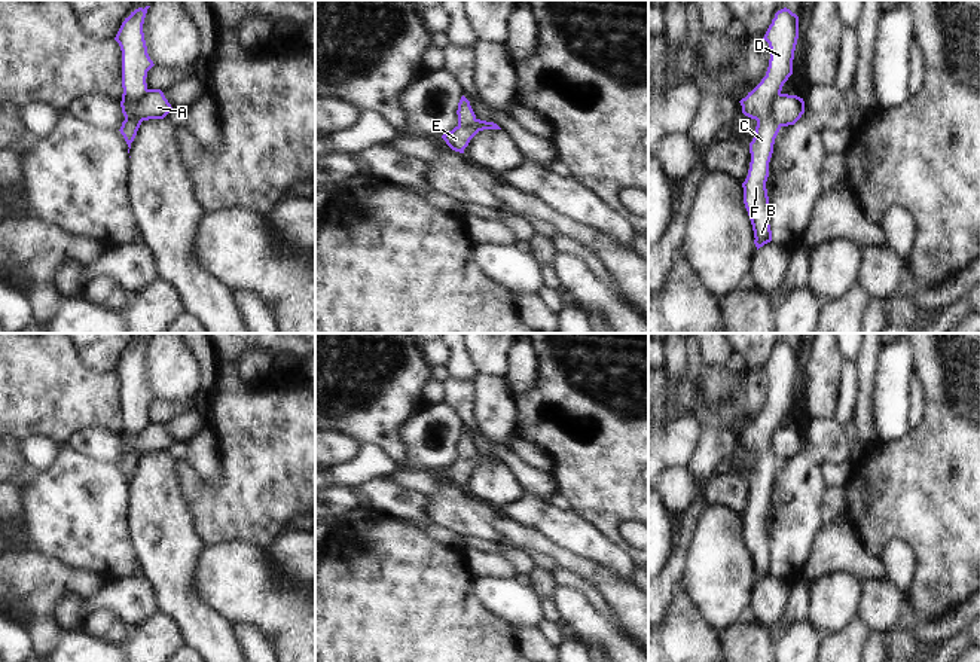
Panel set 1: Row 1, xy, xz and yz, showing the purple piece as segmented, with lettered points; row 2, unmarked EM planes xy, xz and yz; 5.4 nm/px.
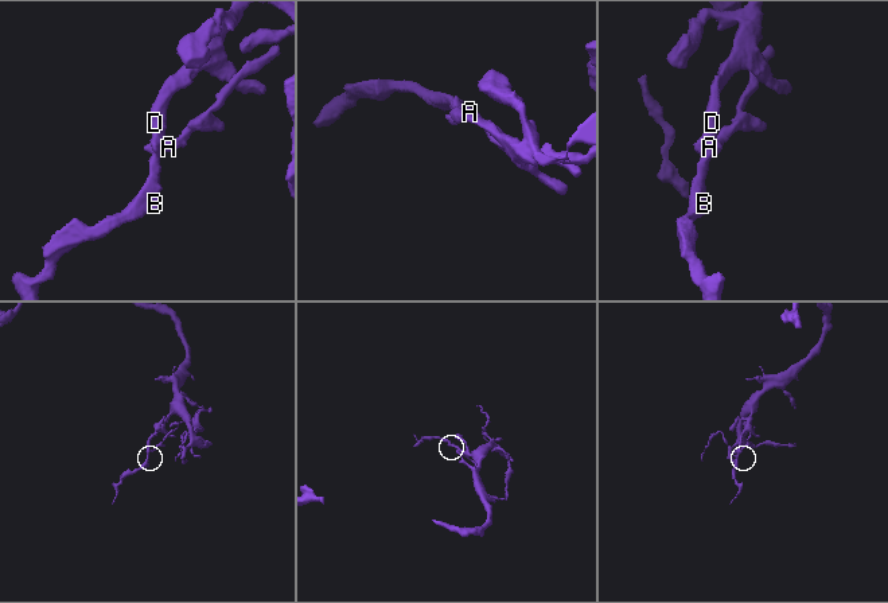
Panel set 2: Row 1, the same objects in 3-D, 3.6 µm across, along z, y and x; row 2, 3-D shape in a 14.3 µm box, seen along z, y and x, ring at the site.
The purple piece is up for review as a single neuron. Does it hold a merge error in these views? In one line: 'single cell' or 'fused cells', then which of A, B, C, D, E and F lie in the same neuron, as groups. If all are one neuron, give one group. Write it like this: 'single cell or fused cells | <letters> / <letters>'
fused cells | A E / B C D F

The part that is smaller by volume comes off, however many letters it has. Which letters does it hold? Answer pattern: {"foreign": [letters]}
{"foreign": ["A", "E"]}

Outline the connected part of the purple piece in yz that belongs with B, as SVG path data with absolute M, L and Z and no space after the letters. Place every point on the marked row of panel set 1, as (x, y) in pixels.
M787 7L778 10L763 39L770 48L766 76L739 101L742 113L757 120L754 138L749 143L749 170L742 183L744 204L752 225L757 250L772 241L766 181L775 138L781 129L772 116L772 103L781 95L784 83L793 74L799 16Z

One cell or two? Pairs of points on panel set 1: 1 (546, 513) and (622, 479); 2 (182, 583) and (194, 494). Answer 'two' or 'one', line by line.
1: two
2: two

